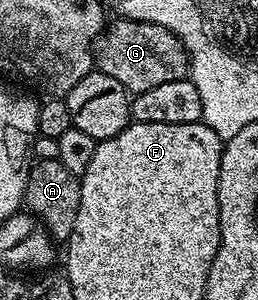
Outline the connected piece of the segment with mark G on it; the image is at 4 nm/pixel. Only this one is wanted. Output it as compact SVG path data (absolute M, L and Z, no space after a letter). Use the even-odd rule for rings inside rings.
M125 17L107 22L102 34L94 43L94 66L108 77L116 77L126 90L137 93L165 85L168 81L180 81L190 74L190 54L184 49L180 37L164 25L148 21L132 21Z

